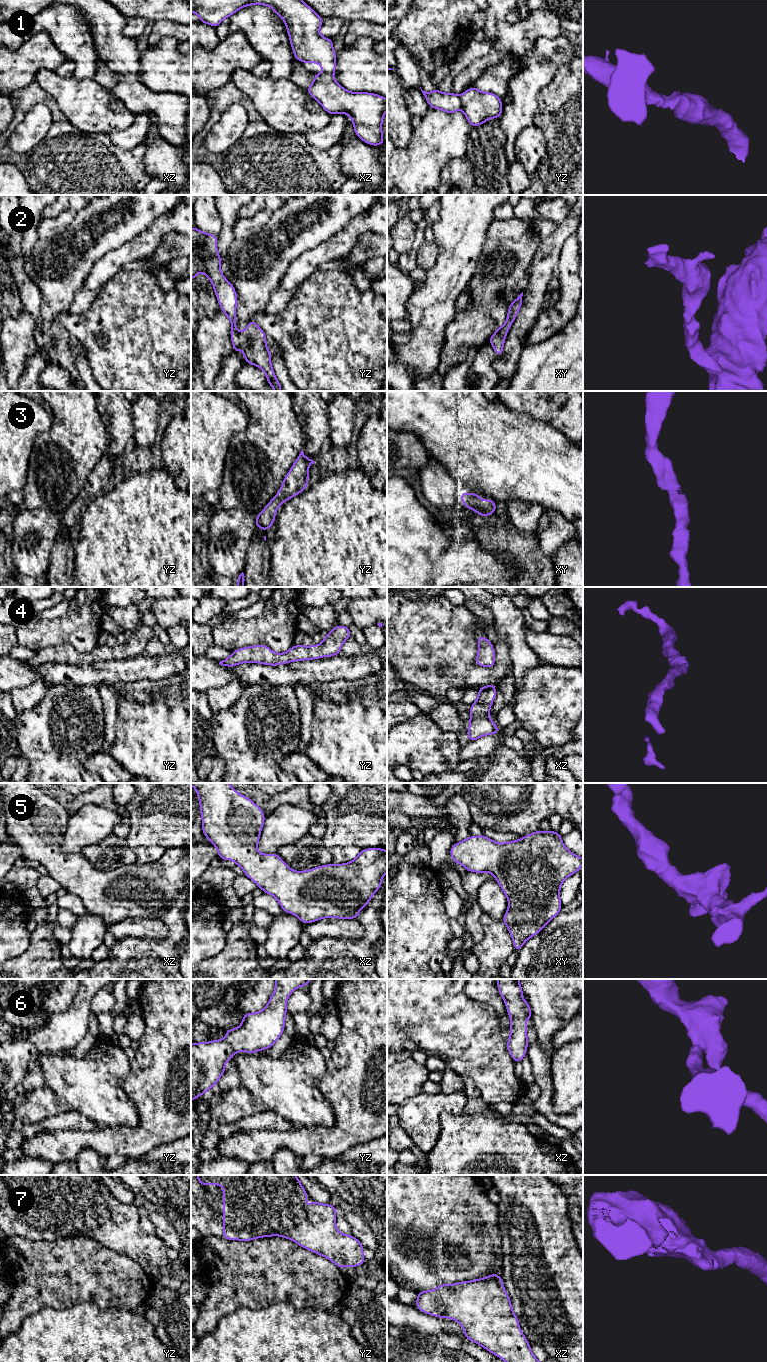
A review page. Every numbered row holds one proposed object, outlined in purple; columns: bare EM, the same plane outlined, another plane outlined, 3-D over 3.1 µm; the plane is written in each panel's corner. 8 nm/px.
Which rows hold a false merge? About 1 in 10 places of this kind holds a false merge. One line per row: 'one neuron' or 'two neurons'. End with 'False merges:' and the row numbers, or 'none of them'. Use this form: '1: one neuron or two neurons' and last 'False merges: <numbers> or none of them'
1: one neuron
2: one neuron
3: one neuron
4: one neuron
5: one neuron
6: one neuron
7: one neuron
False merges: none of them

